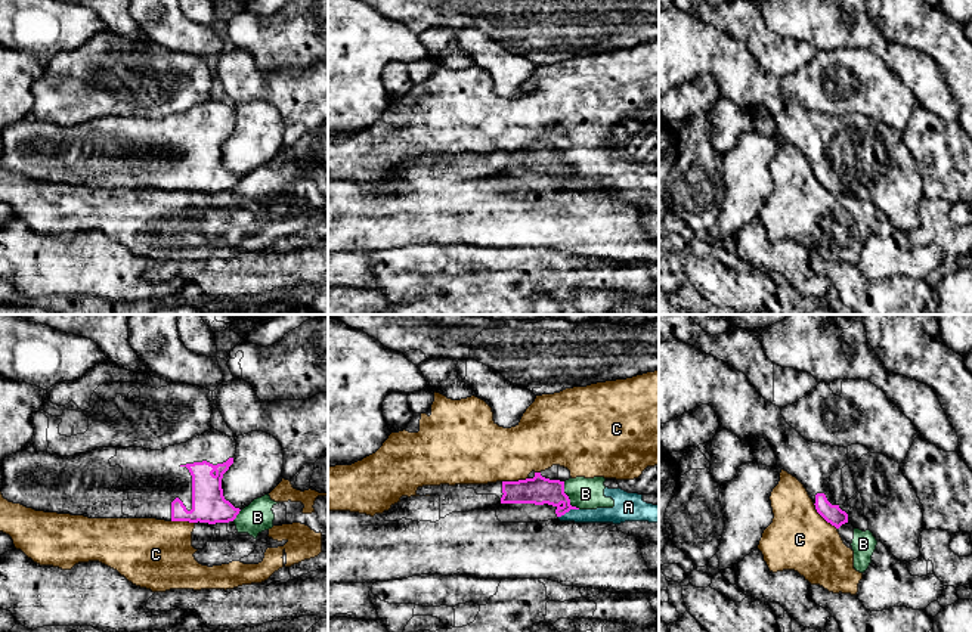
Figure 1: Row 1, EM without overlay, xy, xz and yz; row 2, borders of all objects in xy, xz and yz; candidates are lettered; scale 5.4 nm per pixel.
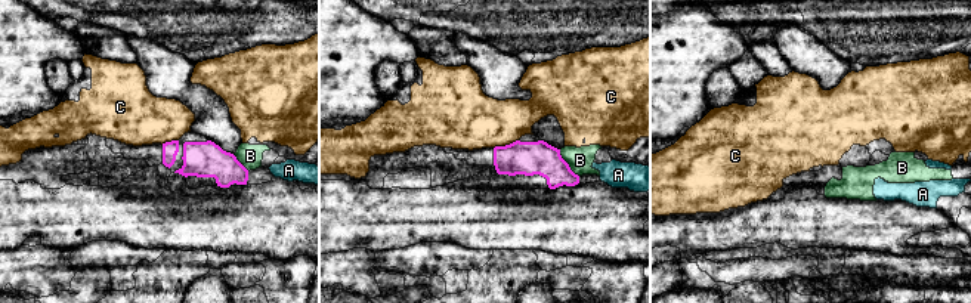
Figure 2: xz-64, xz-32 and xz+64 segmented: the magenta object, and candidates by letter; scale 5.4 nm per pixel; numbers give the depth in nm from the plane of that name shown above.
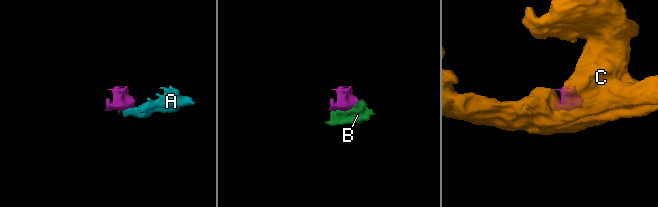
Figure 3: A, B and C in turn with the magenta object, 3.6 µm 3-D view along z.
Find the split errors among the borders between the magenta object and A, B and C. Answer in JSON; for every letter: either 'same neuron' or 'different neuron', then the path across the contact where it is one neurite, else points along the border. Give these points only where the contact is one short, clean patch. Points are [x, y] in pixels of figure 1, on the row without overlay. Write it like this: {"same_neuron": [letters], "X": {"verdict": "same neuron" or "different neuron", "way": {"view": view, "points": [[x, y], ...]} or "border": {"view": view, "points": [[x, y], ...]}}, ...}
{"same_neuron": [], "A": {"verdict": "different neuron"}, "B": {"verdict": "different neuron", "border": {"view": "xz", "points": [[563, 151], [563, 160], [569, 172], [579, 177]]}}, "C": {"verdict": "different neuron", "border": {"view": "yz", "points": [[813, 173], [836, 198]]}}}

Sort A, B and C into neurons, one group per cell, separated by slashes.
A B C

